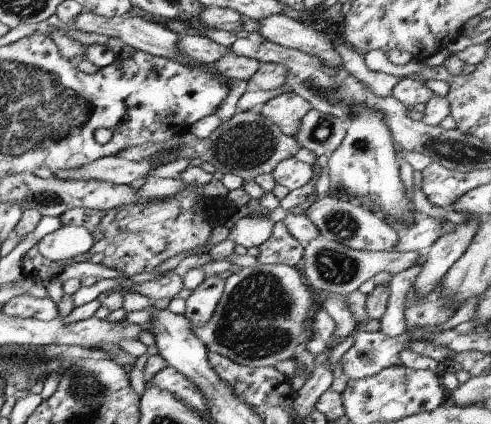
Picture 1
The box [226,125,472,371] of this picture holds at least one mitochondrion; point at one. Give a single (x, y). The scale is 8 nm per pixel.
(336, 266)

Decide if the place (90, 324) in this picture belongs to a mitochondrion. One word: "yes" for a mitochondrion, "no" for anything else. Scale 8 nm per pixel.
no

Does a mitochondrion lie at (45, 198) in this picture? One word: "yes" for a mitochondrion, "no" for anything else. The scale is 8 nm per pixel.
yes

